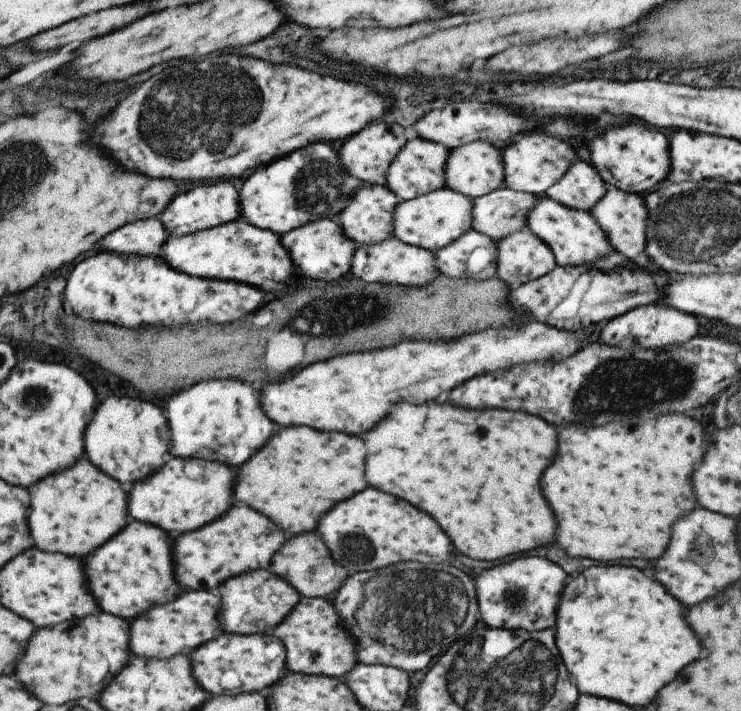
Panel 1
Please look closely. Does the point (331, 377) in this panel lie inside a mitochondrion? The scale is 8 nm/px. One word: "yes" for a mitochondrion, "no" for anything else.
no

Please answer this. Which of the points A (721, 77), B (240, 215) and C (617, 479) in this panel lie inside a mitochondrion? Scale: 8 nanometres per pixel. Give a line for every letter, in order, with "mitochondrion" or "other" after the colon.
A: other
B: other
C: other

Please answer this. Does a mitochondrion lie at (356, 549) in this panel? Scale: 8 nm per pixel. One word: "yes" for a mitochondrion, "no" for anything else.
yes

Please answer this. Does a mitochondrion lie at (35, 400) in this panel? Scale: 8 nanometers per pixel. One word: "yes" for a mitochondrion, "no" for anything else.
yes

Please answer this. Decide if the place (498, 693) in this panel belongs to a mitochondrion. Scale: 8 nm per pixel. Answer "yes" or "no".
yes

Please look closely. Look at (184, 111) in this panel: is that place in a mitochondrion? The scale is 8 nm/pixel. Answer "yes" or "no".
yes

